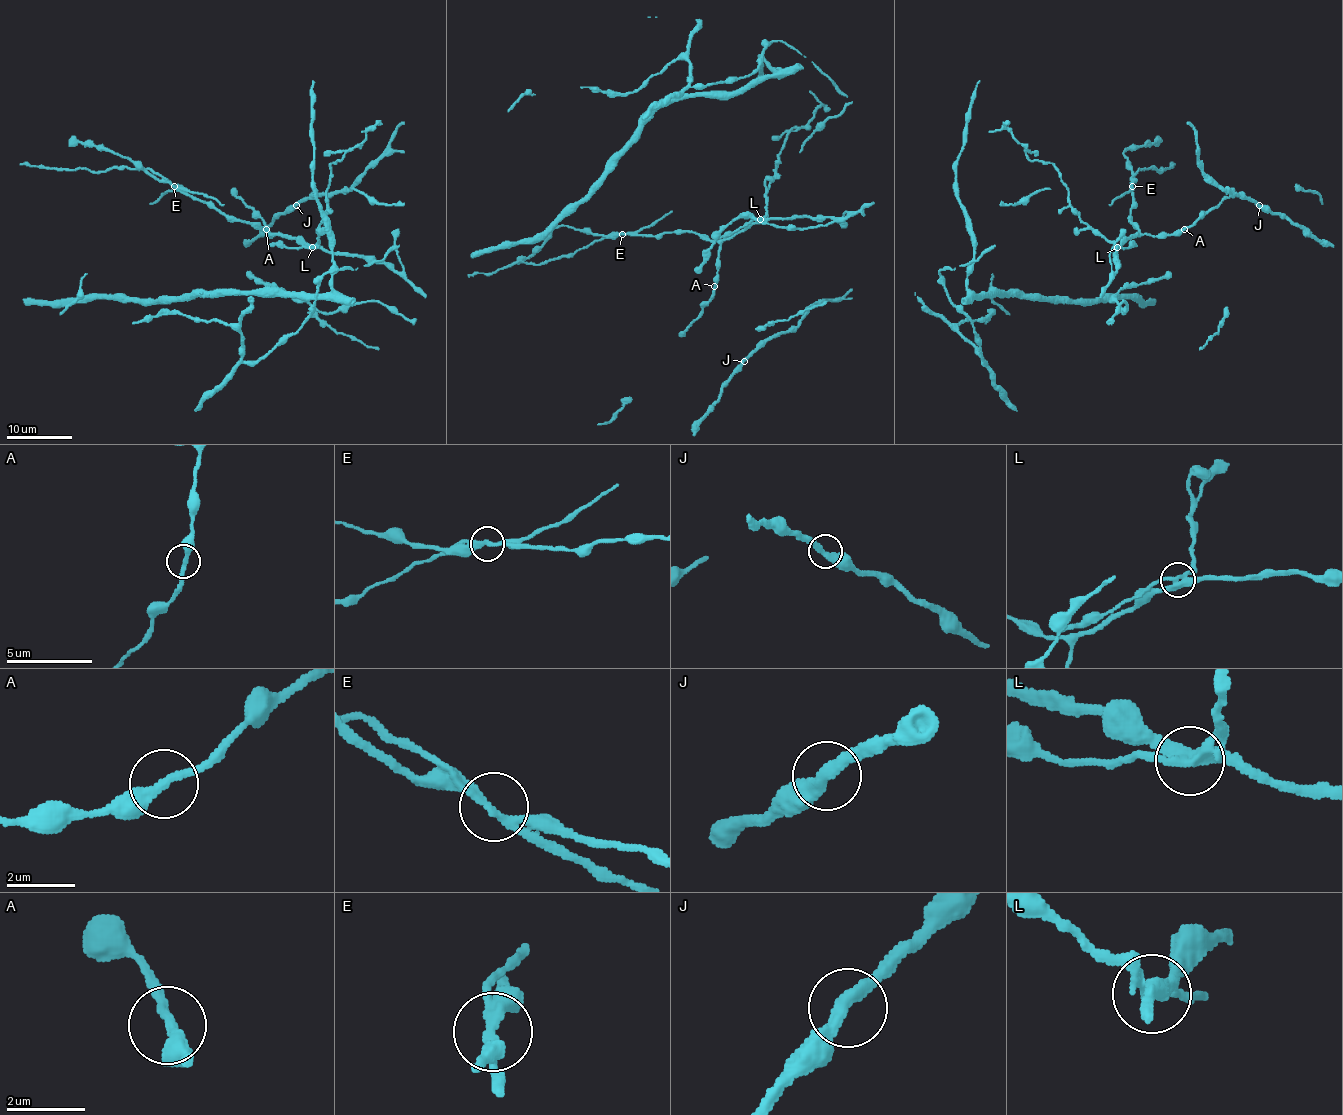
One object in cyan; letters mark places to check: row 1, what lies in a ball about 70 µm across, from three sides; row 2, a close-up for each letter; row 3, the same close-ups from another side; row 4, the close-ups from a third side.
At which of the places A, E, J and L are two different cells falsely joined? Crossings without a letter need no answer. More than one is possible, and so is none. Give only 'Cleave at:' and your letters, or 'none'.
Cleave at: E, L

